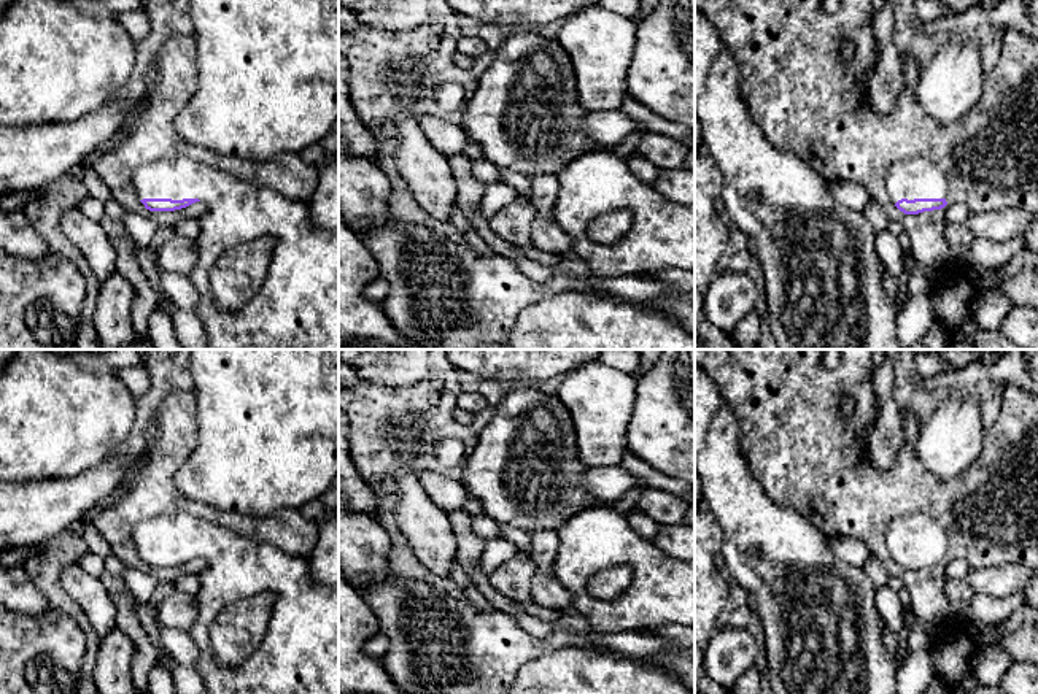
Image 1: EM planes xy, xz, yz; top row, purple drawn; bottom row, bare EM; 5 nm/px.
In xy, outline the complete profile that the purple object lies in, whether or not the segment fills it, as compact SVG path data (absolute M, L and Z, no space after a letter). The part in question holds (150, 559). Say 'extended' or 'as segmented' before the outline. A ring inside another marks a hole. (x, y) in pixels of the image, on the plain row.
extended | M186 511L161 515L138 522L134 527L134 546L149 567L175 567L196 557L202 557L205 562L197 592L197 619L188 634L199 650L196 670L203 680L207 694L339 694L339 584L320 584L312 576L307 557L296 557L264 542L240 537L219 524ZM261 592L270 592L275 597L262 643L237 667L219 665L210 648L213 621L223 608Z

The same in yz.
extended | M924 513L895 518L887 529L885 543L890 556L904 570L941 565L947 561L946 532Z

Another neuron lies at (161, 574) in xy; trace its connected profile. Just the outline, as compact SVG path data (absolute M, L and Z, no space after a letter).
M173 391L164 397L154 414L157 441L149 462L130 491L94 521L113 554L126 567L143 569L159 583L175 583L180 565L149 567L134 546L134 527L154 516L186 511L219 524L230 532L272 545L291 556L308 557L318 540L318 526L299 508L283 508L270 516L254 518L192 502L176 488L175 475L197 446L197 397L194 391Z

